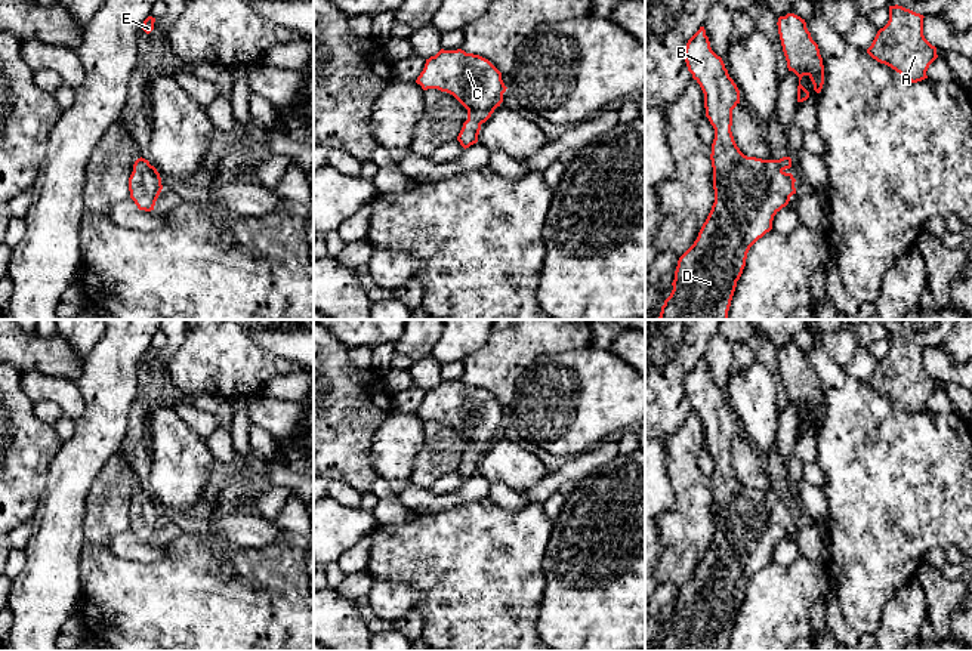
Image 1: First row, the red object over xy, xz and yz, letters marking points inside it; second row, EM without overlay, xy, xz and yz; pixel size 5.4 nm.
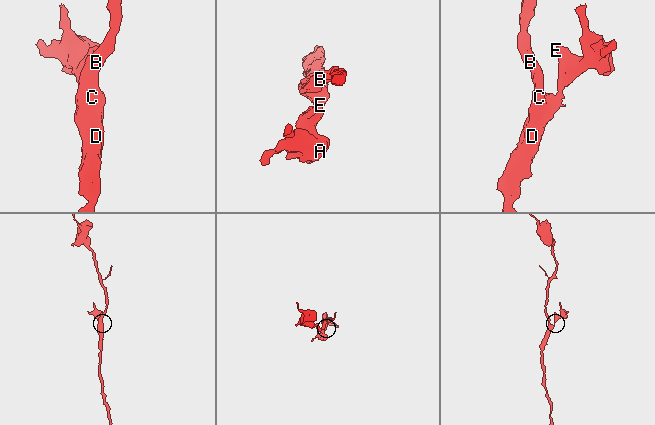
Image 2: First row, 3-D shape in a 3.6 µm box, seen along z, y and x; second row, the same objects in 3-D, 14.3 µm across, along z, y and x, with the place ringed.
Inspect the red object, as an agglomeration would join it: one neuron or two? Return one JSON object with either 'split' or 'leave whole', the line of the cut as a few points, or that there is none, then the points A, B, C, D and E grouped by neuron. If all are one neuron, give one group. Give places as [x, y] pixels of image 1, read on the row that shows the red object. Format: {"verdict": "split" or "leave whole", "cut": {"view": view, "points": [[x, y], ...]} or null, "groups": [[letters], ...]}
{"verdict": "leave whole", "cut": null, "groups": [["A", "B", "C", "D", "E"]]}

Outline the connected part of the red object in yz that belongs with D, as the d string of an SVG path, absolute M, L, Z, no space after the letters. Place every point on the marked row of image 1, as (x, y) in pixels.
M704 27L688 40L685 47L685 62L692 78L700 84L704 93L706 117L715 129L715 139L712 144L712 167L713 167L713 189L715 203L712 210L703 223L694 244L679 257L675 271L675 280L672 283L673 290L661 306L660 317L657 320L728 320L728 311L731 300L746 266L746 259L750 247L772 229L774 216L789 204L790 197L796 194L792 173L786 173L786 169L792 167L792 158L783 157L780 160L762 160L756 157L744 155L737 146L731 126L732 109L740 104L740 90L734 80L729 77L728 70L720 56L718 56L712 47Z

